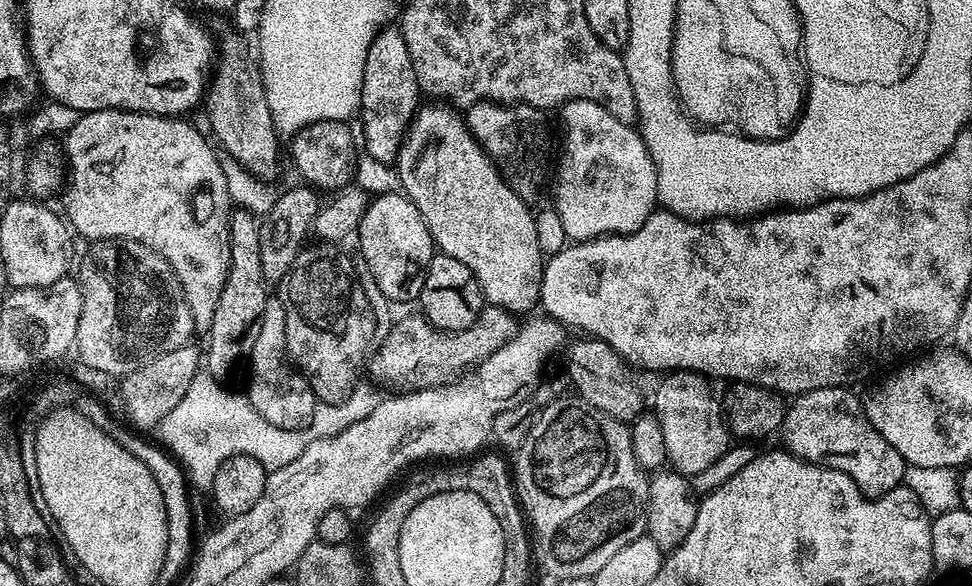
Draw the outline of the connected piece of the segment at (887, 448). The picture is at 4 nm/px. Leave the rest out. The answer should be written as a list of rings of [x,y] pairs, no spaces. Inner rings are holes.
[[[844,386],[819,388],[818,390],[802,392],[795,397],[787,405],[784,414],[783,447],[799,460],[808,460],[812,464],[821,464],[824,468],[845,472],[865,493],[883,494],[901,487],[904,484],[906,461],[902,454],[867,420],[865,405],[862,403],[861,397],[858,398],[854,393],[848,391],[852,390]]]

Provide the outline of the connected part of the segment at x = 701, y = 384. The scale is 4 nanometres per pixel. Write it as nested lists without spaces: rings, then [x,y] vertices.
[[[672,370],[656,388],[656,405],[654,411],[658,426],[662,426],[662,435],[666,441],[668,464],[675,471],[690,478],[698,470],[706,470],[714,458],[730,446],[730,429],[719,395],[712,393],[709,377],[687,370]]]

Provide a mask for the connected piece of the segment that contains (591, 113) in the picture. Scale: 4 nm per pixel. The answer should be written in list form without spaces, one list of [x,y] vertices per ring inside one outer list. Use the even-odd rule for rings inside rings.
[[[571,100],[563,105],[563,112],[564,157],[560,160],[560,173],[556,176],[554,207],[562,218],[562,226],[566,226],[569,241],[595,240],[597,236],[637,232],[658,204],[656,164],[644,145],[644,139],[633,125],[618,122],[610,110],[589,100]]]

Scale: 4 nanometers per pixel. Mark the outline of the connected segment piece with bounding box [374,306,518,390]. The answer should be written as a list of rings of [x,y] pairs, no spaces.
[[[491,306],[482,309],[480,317],[463,332],[444,332],[435,328],[423,314],[404,316],[401,320],[399,317],[392,327],[387,329],[385,336],[388,337],[385,338],[384,345],[377,354],[375,351],[376,376],[385,380],[392,390],[415,390],[442,384],[457,370],[465,366],[475,366],[490,354],[494,354],[494,350],[510,342],[517,331],[518,320],[513,313],[507,312],[505,308]]]

